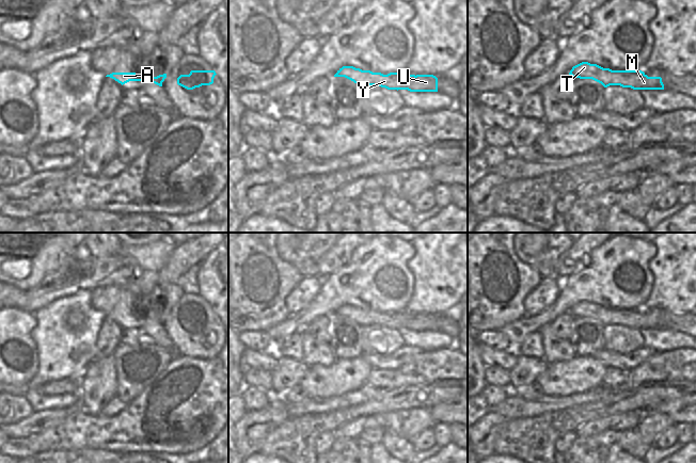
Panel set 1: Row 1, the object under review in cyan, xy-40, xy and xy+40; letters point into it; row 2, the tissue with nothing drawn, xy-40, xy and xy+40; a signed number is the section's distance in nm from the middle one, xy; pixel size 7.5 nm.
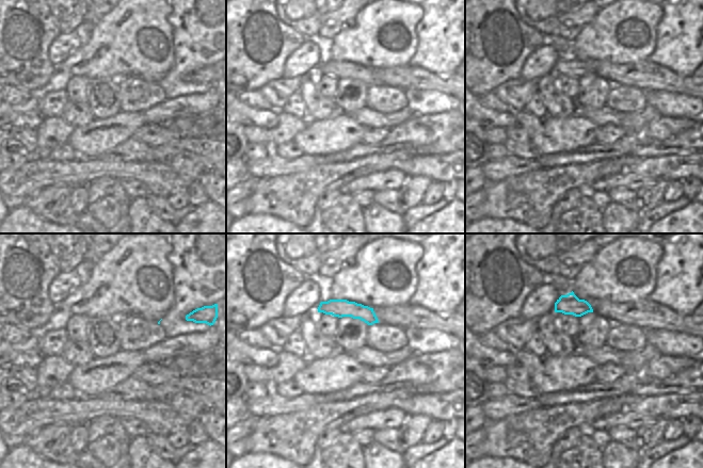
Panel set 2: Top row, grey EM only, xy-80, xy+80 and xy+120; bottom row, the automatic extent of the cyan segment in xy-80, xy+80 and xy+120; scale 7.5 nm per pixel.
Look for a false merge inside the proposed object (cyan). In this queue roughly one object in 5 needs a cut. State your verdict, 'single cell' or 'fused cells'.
single cell

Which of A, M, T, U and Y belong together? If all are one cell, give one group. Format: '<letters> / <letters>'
A M T U Y

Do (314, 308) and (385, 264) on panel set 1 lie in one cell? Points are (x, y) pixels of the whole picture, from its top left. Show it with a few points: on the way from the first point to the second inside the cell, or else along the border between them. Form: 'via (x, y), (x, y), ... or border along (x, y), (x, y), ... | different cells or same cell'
via (332, 296), (342, 287), (367, 281) | same cell

